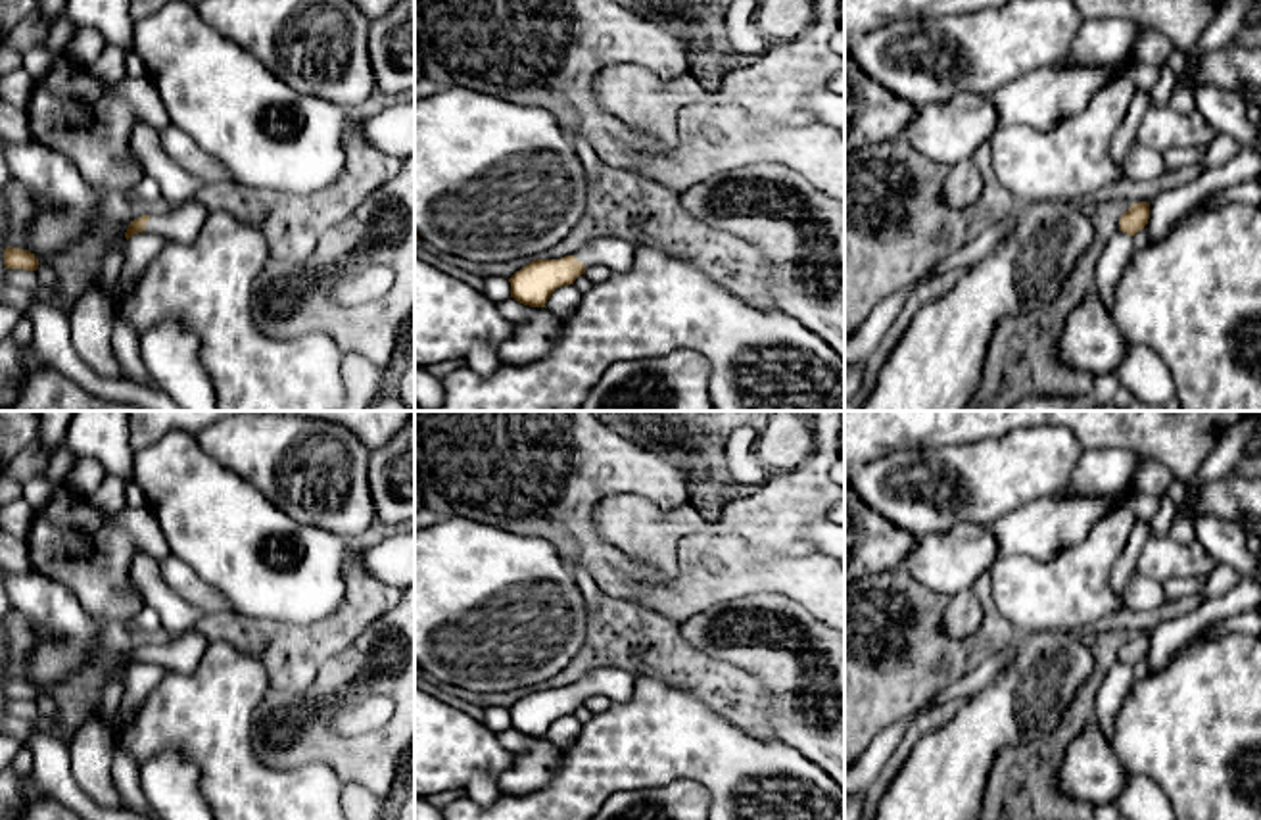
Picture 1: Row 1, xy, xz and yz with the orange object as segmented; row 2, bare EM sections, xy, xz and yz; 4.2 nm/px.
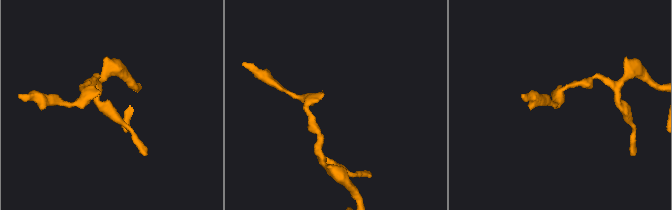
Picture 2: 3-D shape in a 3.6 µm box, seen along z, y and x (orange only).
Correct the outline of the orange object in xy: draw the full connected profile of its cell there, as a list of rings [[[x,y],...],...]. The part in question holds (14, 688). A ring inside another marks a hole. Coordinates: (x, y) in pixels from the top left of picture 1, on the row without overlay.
[[[8,676],[4,682],[4,695],[6,699],[36,701],[40,693],[29,680]]]

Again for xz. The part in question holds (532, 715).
[[[601,666],[574,686],[534,689],[509,709],[511,728],[530,737],[545,737],[557,718],[574,714],[589,695],[605,695],[612,703],[624,703],[631,697],[633,684],[633,674],[616,666]]]

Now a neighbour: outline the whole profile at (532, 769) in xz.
[[[535,737],[532,745],[514,753],[512,766],[501,776],[499,787],[505,793],[532,793],[551,784],[562,759],[562,749],[545,737]]]

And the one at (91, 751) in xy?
[[[92,718],[79,728],[69,743],[69,764],[77,785],[104,808],[125,810],[113,787],[113,734],[109,724]]]

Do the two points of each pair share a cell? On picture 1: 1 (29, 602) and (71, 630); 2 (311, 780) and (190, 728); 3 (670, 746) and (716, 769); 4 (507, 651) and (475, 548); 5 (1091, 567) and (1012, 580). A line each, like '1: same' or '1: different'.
1: same
2: same
3: same
4: same
5: same

